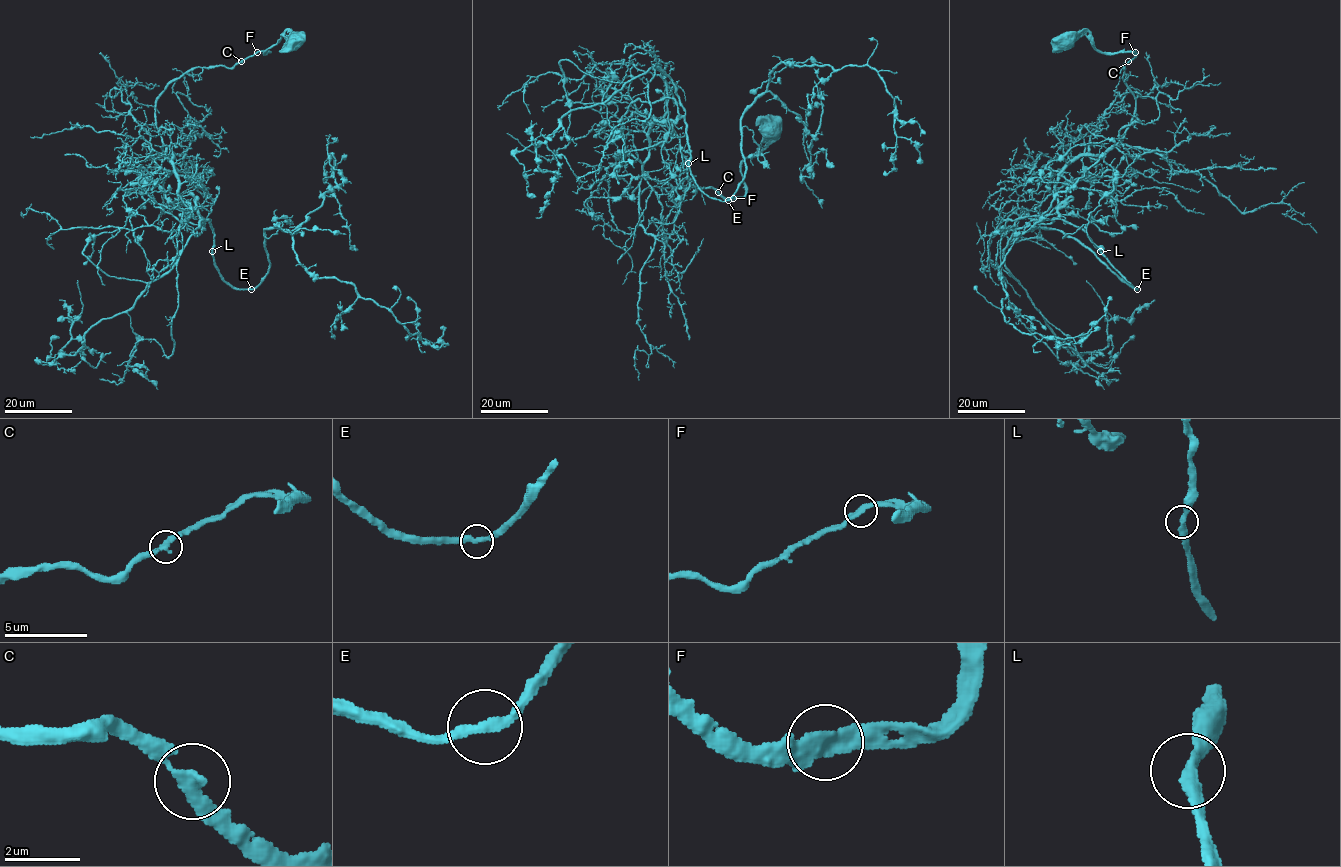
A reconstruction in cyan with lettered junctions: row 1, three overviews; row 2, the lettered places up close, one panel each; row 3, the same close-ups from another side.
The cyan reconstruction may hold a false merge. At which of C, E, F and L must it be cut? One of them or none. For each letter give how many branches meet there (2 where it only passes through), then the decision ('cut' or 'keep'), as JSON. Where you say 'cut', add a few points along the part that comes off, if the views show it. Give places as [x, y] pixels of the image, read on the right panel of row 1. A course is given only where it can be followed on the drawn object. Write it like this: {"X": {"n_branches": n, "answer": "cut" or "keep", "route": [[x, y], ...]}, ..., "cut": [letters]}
{"C": {"n_branches": 2, "answer": "keep"}, "E": {"n_branches": 2, "answer": "keep"}, "F": {"n_branches": 2, "answer": "keep"}, "L": {"n_branches": 2, "answer": "keep"}, "cut": []}

